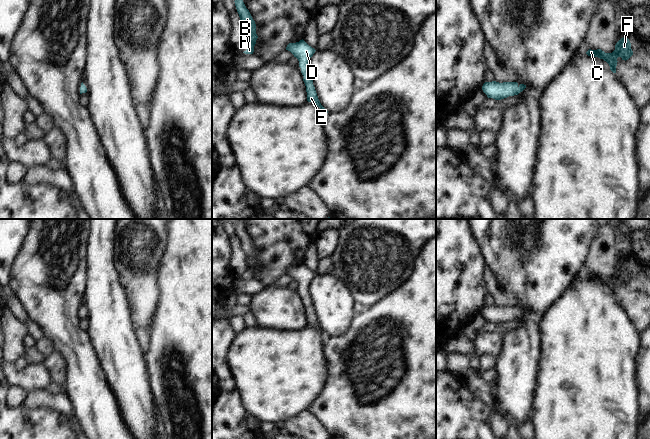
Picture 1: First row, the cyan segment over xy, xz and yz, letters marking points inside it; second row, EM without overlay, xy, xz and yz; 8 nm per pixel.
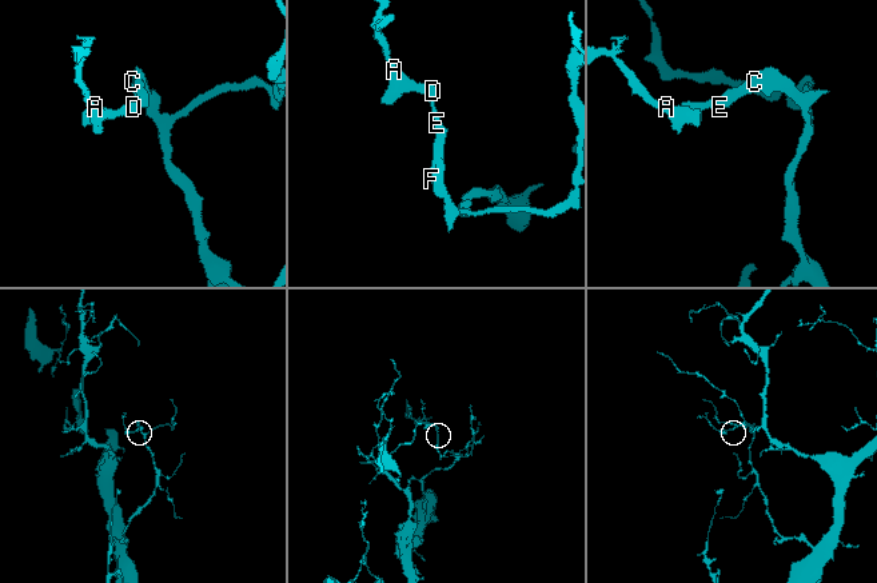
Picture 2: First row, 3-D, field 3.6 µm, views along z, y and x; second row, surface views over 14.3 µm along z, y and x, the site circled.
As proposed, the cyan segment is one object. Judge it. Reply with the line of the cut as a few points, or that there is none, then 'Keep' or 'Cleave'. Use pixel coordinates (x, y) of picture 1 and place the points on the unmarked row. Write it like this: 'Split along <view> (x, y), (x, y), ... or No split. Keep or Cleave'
No split. Keep

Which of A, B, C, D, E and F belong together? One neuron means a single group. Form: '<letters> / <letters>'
A B C D E F

